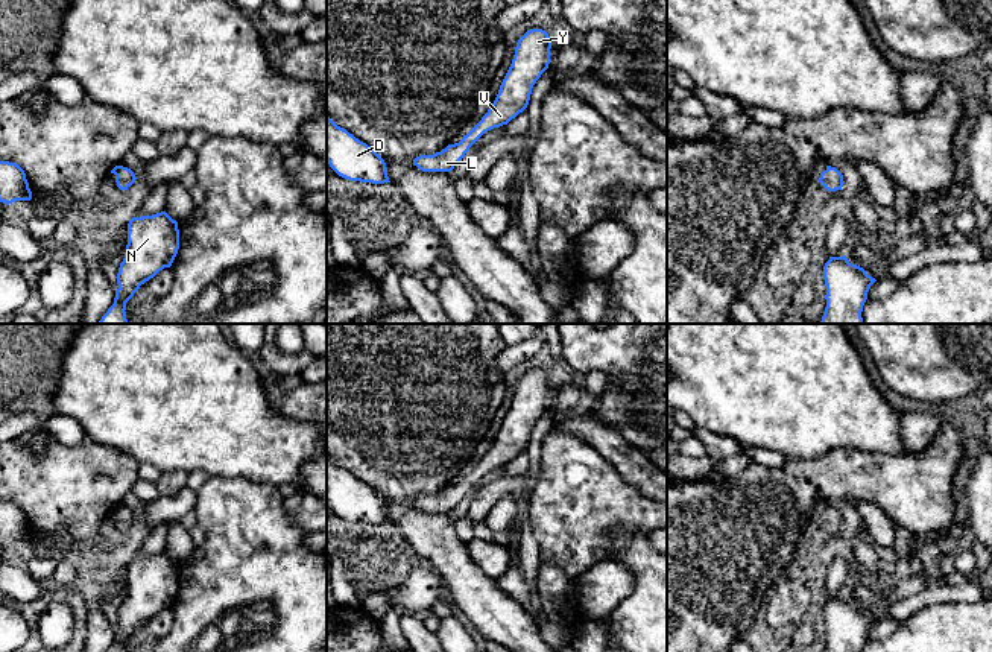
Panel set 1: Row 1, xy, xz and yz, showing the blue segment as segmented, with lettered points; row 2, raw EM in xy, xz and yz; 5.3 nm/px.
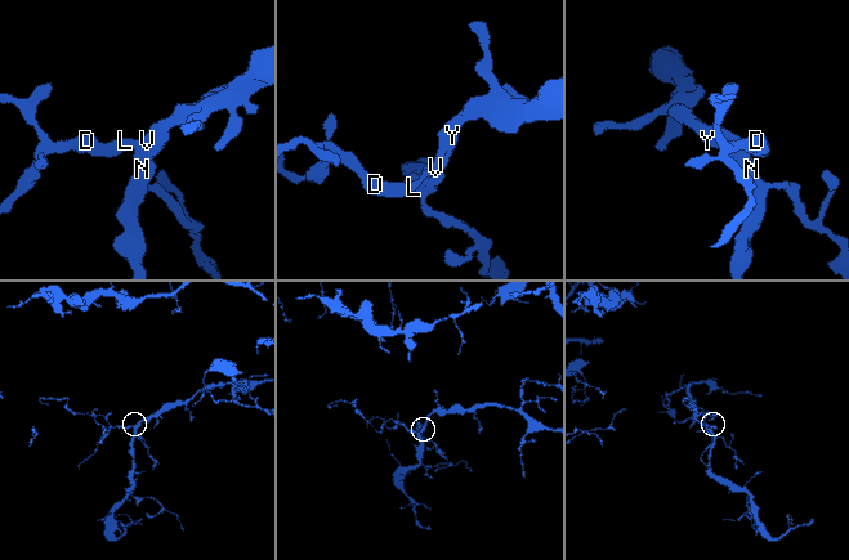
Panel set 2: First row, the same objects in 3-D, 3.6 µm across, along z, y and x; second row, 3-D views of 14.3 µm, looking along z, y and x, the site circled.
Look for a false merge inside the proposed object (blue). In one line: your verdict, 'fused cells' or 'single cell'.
single cell

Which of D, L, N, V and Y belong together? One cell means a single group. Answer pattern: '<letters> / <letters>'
D L N V Y

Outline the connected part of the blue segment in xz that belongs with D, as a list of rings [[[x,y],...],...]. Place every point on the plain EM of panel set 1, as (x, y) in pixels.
[[[327,456],[327,503],[349,521],[390,523],[384,500],[366,483],[337,467]]]

